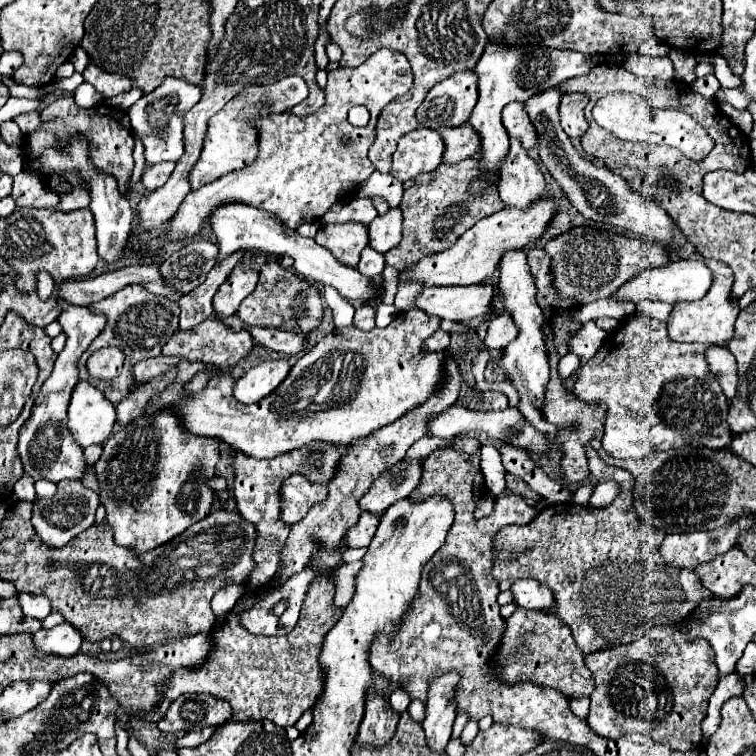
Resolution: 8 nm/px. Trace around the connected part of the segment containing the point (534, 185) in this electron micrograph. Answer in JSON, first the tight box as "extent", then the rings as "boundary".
{"extent":[498,137,546,207],"boundary":[[[510,137],[510,151],[498,173],[498,191],[506,207],[530,205],[536,197],[542,197],[546,189],[544,175],[536,161],[528,157],[516,137]]]}

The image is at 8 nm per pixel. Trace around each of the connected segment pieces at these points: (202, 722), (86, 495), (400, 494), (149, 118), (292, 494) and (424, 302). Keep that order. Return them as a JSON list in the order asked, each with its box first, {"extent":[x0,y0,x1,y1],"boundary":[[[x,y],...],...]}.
[{"extent":[158,693,232,733],"boundary":[[[186,693],[174,701],[164,721],[158,723],[158,729],[162,733],[188,733],[212,725],[224,725],[230,717],[232,709],[228,701],[216,699],[210,693]]]},{"extent":[32,479,100,547],"boundary":[[[64,479],[56,483],[56,493],[52,497],[40,499],[36,497],[32,501],[32,527],[40,535],[40,539],[50,547],[62,547],[70,539],[74,539],[78,533],[88,529],[94,523],[96,509],[100,505],[98,495],[92,489],[86,489],[82,481],[76,479]]]},{"extent":[360,459,424,515],"boundary":[[[402,459],[396,465],[388,467],[370,485],[368,493],[360,499],[360,509],[382,515],[396,501],[410,497],[410,493],[416,489],[422,477],[422,469],[424,469],[424,459],[414,459],[414,461]]]},{"extent":[126,77,202,163],"boundary":[[[164,77],[164,81],[148,95],[144,95],[140,101],[136,101],[126,113],[130,117],[132,129],[138,133],[138,137],[144,141],[146,147],[146,161],[160,163],[160,161],[178,161],[184,153],[184,113],[200,101],[202,89],[200,85],[192,85],[188,81],[176,79],[176,77]]]},{"extent":[280,473,328,525],"boundary":[[[298,473],[288,477],[280,487],[280,519],[286,525],[294,525],[306,517],[314,503],[324,501],[326,495],[328,489],[322,483],[312,483]]]},{"extent":[414,285,494,343],"boundary":[[[466,285],[466,287],[422,287],[414,305],[416,309],[450,321],[470,321],[472,317],[488,317],[476,330],[481,343],[488,323],[494,319],[490,313],[494,287],[492,285]]]}]

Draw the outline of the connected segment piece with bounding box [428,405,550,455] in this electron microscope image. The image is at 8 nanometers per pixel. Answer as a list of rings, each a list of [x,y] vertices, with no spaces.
[[[452,405],[446,411],[442,411],[438,417],[432,417],[432,423],[428,423],[428,435],[432,435],[432,437],[454,437],[460,433],[470,435],[476,431],[484,431],[486,435],[490,435],[494,439],[500,439],[514,447],[522,447],[536,455],[546,455],[550,451],[550,441],[546,439],[546,435],[540,433],[536,427],[532,427],[526,421],[526,417],[514,407],[508,407],[504,411],[470,411],[470,409]]]

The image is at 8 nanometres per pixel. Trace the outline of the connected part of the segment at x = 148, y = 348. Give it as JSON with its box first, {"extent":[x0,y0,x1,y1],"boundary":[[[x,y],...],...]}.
{"extent":[80,285,180,405],"boundary":[[[128,285],[120,291],[116,291],[112,297],[106,297],[104,301],[98,301],[96,305],[90,305],[92,313],[102,313],[108,317],[108,325],[104,327],[104,333],[100,333],[100,337],[96,337],[96,341],[92,341],[92,345],[88,347],[86,355],[96,353],[102,347],[118,347],[124,357],[126,357],[126,365],[120,377],[110,379],[110,381],[98,381],[92,379],[86,371],[86,363],[80,363],[80,377],[88,383],[92,383],[96,389],[100,389],[108,401],[112,401],[114,405],[118,405],[124,397],[128,397],[128,393],[132,391],[132,365],[136,365],[136,361],[142,359],[150,359],[150,357],[158,357],[162,353],[164,343],[180,329],[178,327],[178,315],[180,315],[180,307],[176,301],[170,301],[166,297],[158,297],[148,293],[142,285]]]}

